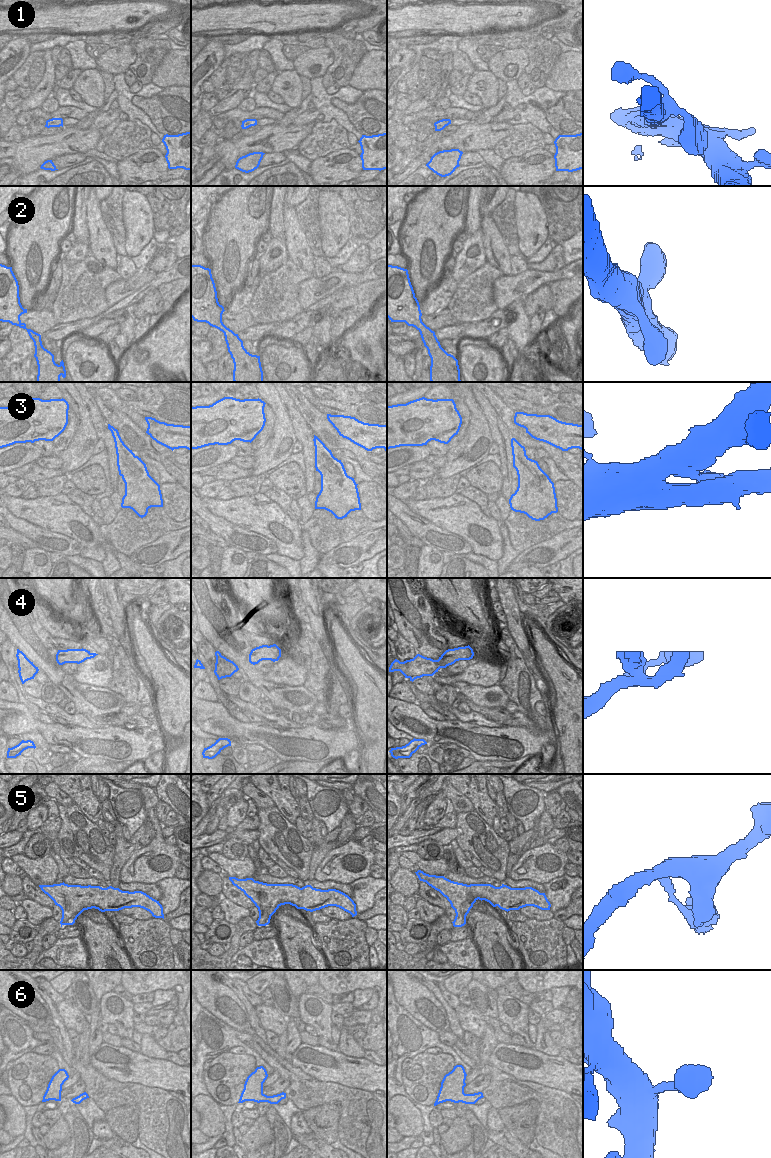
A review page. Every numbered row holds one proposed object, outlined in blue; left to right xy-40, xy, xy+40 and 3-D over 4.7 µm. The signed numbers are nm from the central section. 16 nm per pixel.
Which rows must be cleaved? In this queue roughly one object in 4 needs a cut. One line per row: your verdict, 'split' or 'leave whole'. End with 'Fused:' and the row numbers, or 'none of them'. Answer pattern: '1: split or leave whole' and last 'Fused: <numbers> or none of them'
1: leave whole
2: leave whole
3: leave whole
4: split
5: leave whole
6: leave whole
Fused: 4

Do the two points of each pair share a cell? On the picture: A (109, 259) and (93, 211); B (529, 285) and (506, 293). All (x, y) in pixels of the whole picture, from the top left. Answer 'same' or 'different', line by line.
A: same
B: same

